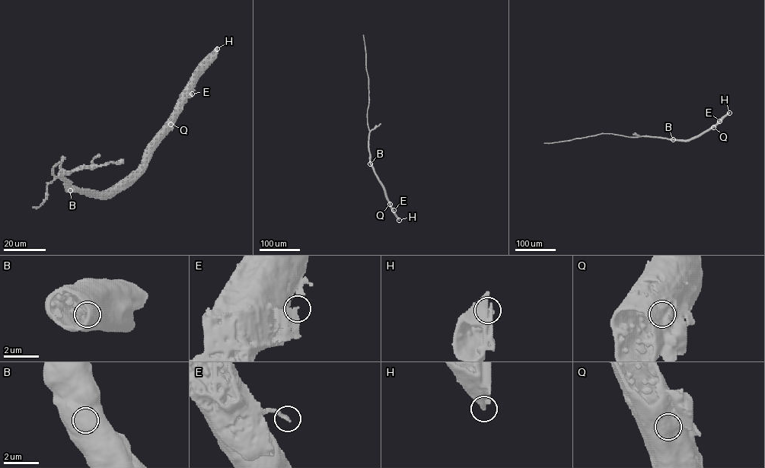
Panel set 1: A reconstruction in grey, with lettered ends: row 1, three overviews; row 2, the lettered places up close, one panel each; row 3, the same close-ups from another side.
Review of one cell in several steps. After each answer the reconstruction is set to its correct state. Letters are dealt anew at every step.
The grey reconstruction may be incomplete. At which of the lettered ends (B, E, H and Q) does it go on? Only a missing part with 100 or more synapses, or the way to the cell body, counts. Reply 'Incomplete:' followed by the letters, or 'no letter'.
Incomplete: no letter

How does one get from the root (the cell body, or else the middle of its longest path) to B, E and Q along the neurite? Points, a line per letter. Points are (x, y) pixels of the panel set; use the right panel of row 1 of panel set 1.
B: (701, 133), (689, 140), (673, 139)
E: (701, 133), (719, 121)
Q: (701, 133), (713, 127)

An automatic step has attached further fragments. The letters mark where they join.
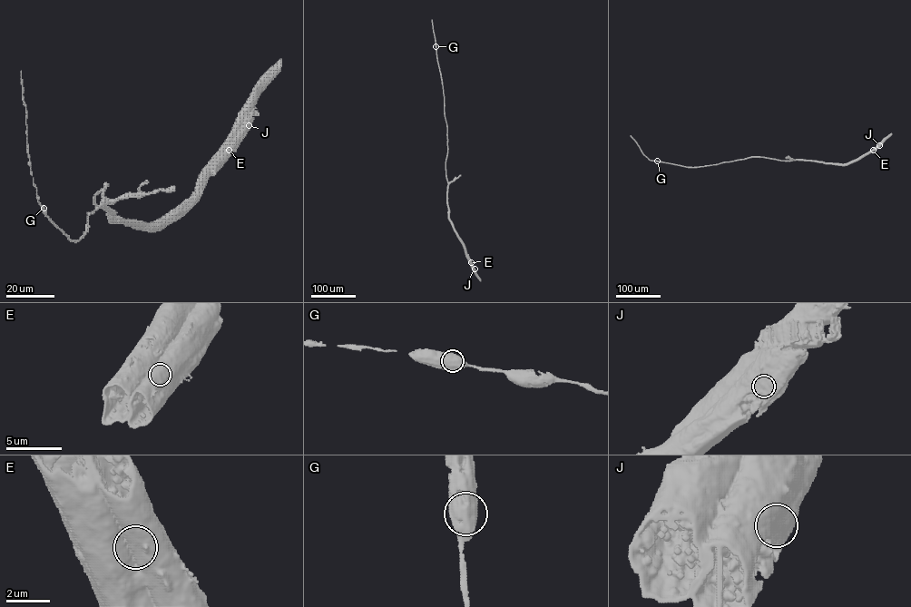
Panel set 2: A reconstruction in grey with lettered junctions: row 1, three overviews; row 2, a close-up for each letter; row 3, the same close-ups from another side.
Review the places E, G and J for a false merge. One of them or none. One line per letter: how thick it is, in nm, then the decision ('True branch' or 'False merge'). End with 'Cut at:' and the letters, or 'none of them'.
E: Thickness 850 nm. False merge
G: Thickness 950 nm. True branch
J: Thickness 850 nm. True branch
Cut at: E

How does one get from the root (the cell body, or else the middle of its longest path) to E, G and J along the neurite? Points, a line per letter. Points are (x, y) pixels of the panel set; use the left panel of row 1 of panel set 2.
E: (200, 186), (229, 149)
G: (200, 186), (164, 223), (136, 225), (115, 221), (108, 201), (95, 203), (104, 184), (79, 240), (44, 208)
J: (200, 186), (231, 152), (249, 125)

